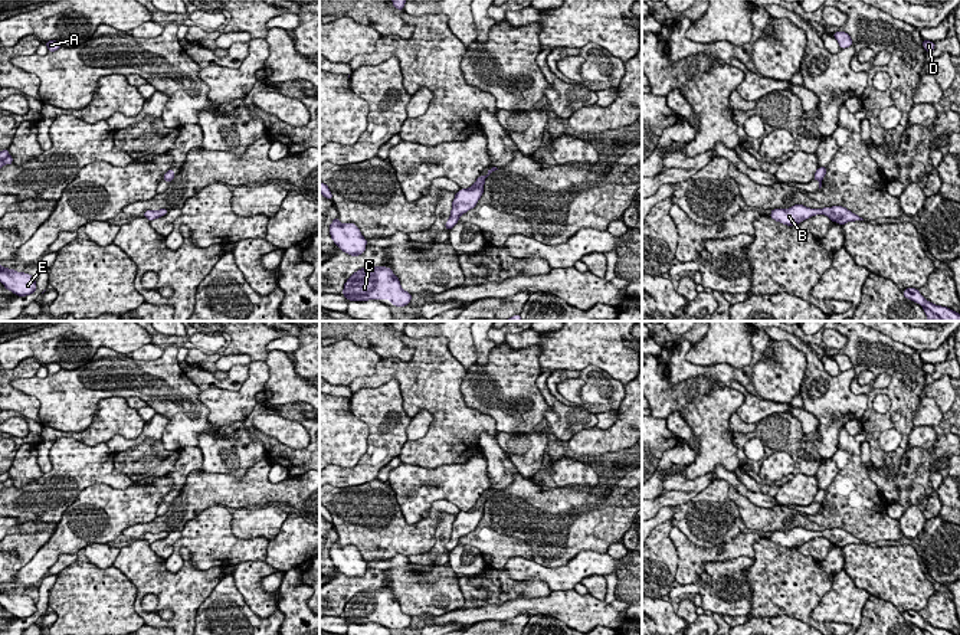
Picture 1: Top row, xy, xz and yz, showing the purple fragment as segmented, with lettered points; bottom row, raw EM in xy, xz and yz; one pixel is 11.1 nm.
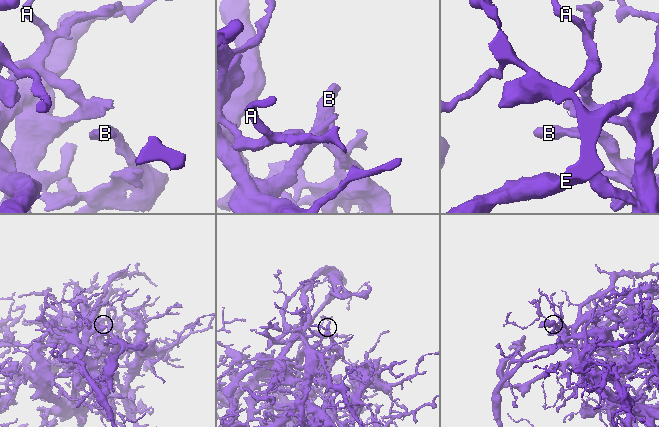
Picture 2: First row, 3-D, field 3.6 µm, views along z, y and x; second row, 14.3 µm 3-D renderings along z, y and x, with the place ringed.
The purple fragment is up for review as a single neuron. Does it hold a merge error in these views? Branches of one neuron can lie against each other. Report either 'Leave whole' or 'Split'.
Leave whole

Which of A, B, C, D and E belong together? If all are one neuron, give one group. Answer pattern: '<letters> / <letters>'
A B C D E

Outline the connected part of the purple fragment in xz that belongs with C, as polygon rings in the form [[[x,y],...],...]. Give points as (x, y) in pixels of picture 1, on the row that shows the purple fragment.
[[[386,266],[360,268],[344,284],[343,295],[348,301],[389,300],[394,307],[410,304],[413,297]]]

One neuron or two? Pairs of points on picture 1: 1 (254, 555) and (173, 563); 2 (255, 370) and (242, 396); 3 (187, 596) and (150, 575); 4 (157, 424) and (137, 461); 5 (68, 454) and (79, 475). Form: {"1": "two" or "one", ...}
{"1": "one", "2": "one", "3": "one", "4": "two", "5": "one"}

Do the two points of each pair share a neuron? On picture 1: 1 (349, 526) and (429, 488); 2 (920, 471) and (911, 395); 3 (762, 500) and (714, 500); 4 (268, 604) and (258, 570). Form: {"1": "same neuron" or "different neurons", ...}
{"1": "different neurons", "2": "different neurons", "3": "different neurons", "4": "same neuron"}

